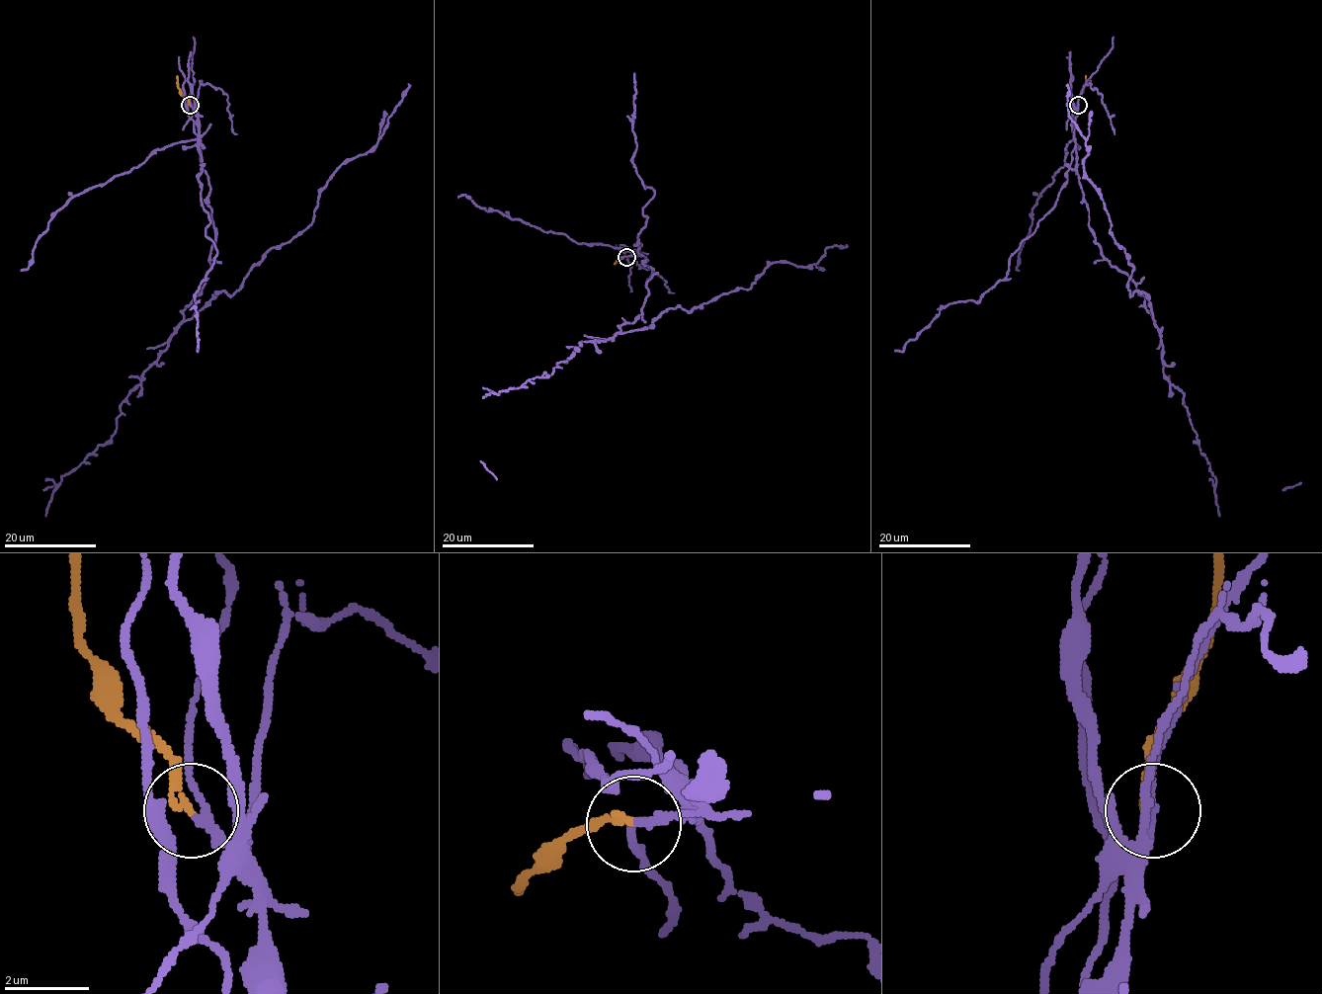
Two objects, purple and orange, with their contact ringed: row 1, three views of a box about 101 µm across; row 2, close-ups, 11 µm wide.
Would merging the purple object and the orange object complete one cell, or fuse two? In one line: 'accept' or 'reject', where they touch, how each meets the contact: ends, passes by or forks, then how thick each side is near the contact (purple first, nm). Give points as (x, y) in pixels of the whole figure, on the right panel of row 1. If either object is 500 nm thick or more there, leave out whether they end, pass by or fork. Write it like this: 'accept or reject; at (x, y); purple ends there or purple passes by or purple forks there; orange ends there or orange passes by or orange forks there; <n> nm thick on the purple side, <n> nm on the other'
reject; at (1078, 105); purple passes by; orange ends there; 180 nm thick on the purple side, 190 nm on the other

